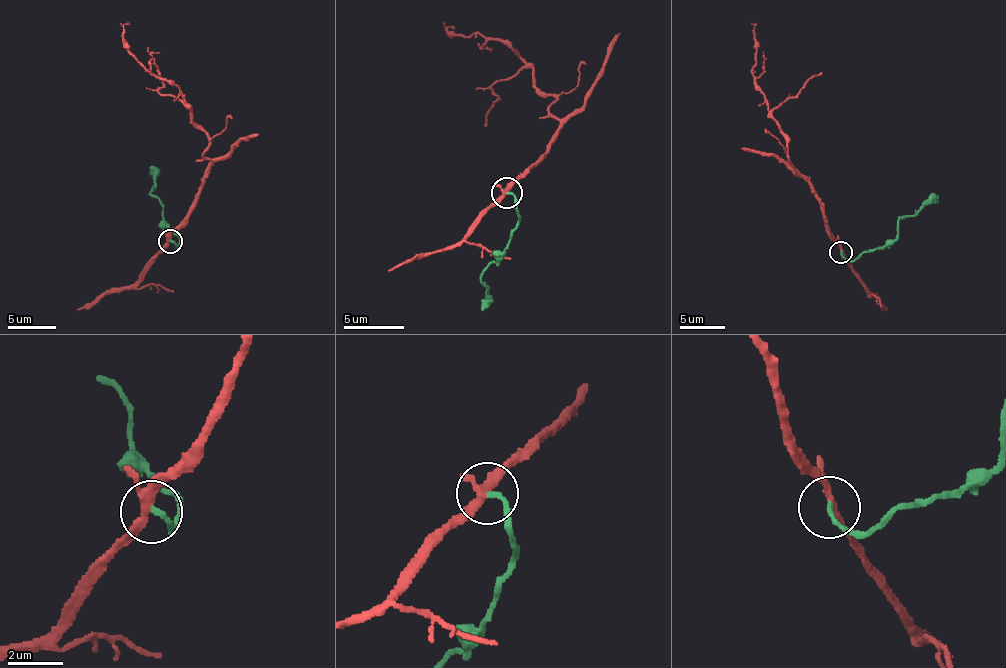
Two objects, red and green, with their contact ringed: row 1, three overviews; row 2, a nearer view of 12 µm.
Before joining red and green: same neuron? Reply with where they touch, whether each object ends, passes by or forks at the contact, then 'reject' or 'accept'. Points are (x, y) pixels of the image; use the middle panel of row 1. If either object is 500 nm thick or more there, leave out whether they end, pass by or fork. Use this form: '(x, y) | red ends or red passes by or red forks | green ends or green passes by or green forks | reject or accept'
(507, 192) | red forks | green ends | reject

